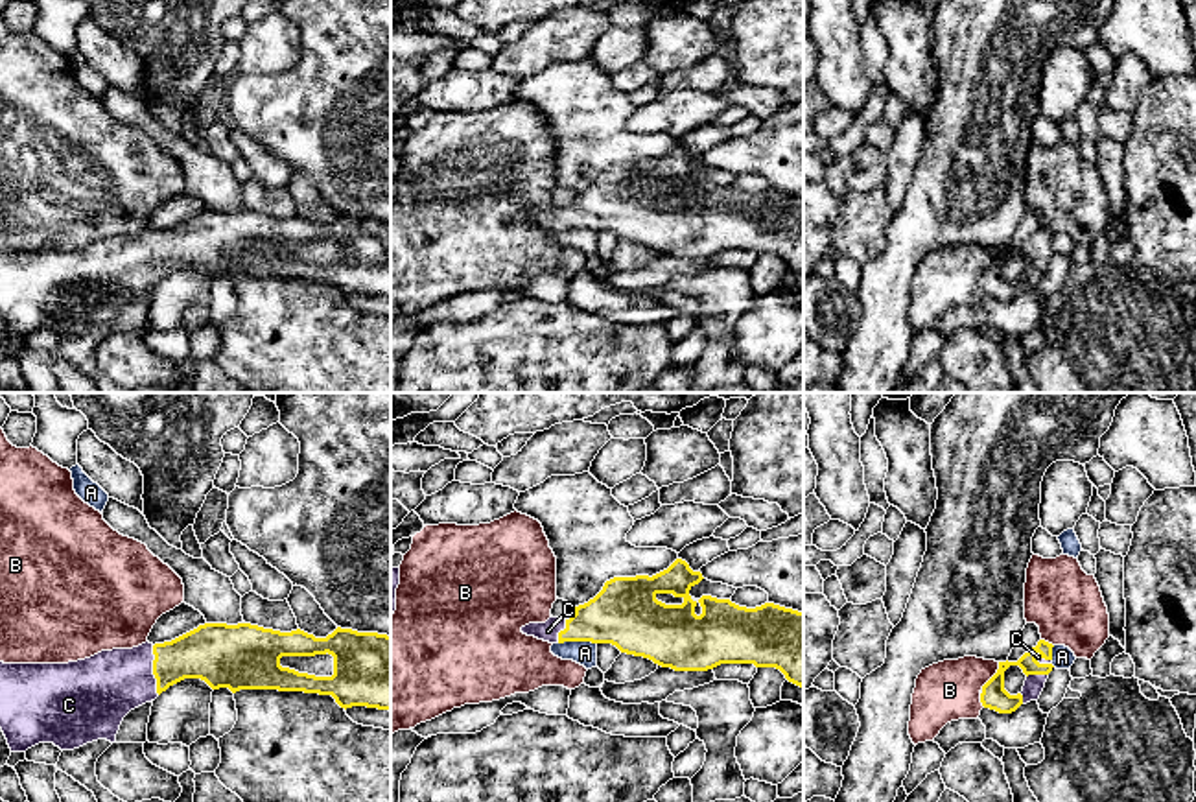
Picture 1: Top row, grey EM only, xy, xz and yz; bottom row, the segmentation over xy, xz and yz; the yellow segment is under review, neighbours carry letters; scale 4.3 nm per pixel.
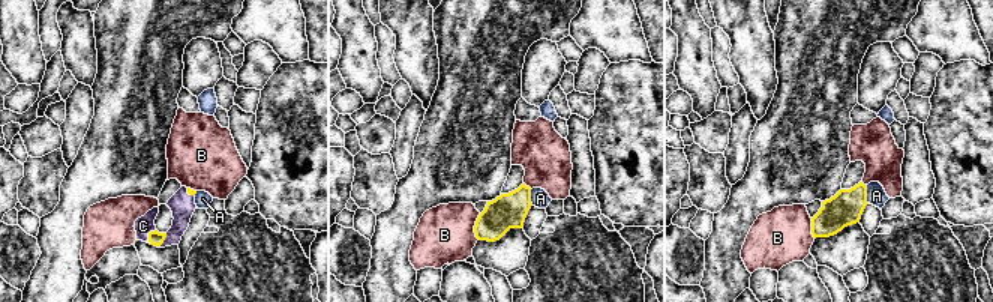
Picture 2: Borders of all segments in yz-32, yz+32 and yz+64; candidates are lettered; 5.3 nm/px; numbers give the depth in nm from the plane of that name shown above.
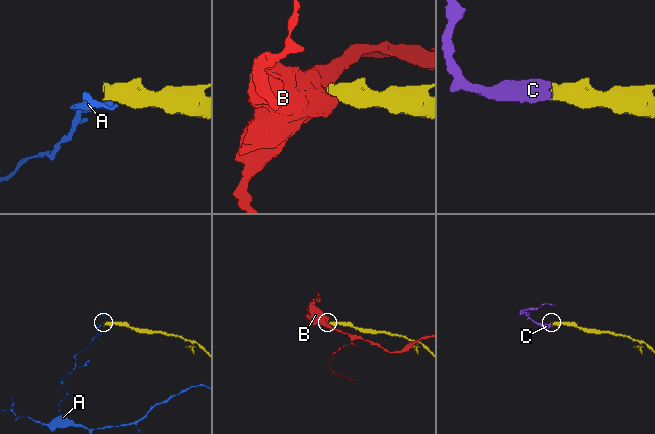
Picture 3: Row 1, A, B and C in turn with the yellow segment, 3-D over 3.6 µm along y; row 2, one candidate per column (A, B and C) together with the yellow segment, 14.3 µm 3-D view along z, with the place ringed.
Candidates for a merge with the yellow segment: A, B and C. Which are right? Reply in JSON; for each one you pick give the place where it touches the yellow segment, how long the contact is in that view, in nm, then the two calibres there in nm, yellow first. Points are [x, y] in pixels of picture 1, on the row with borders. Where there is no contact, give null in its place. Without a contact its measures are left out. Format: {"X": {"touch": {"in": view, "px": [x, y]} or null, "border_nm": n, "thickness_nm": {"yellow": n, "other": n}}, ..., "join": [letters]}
{"C": {"touch": {"in": "xy", "px": [153, 670]}, "border_nm": 220, "thickness_nm": {"yellow": 240, "other": 300}}, "join": ["C"]}

